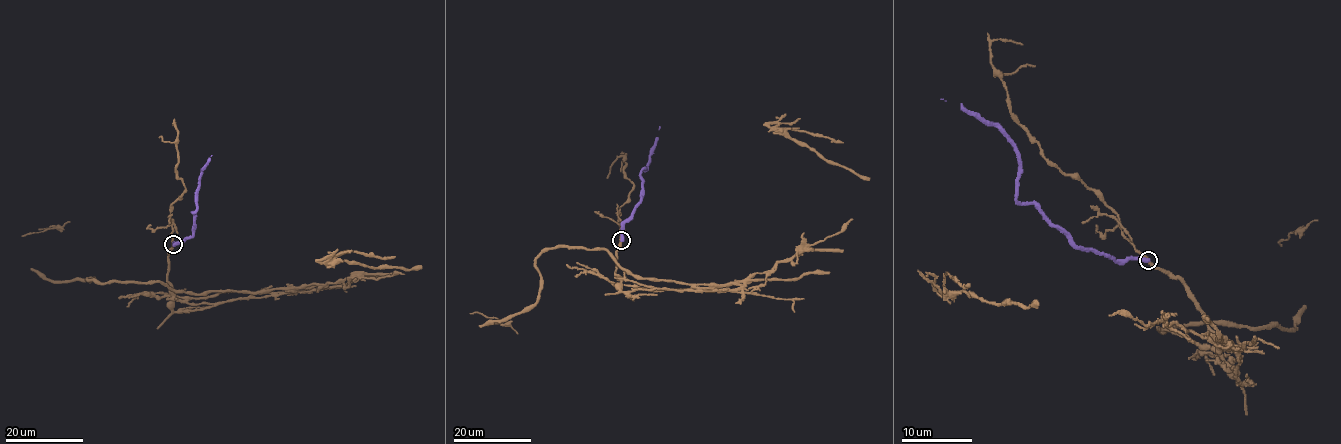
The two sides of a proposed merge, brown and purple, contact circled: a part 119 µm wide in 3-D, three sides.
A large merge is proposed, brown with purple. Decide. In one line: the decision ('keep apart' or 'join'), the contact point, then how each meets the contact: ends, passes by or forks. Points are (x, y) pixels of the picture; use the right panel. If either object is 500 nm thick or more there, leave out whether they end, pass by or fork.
keep apart; place (1148, 260)

